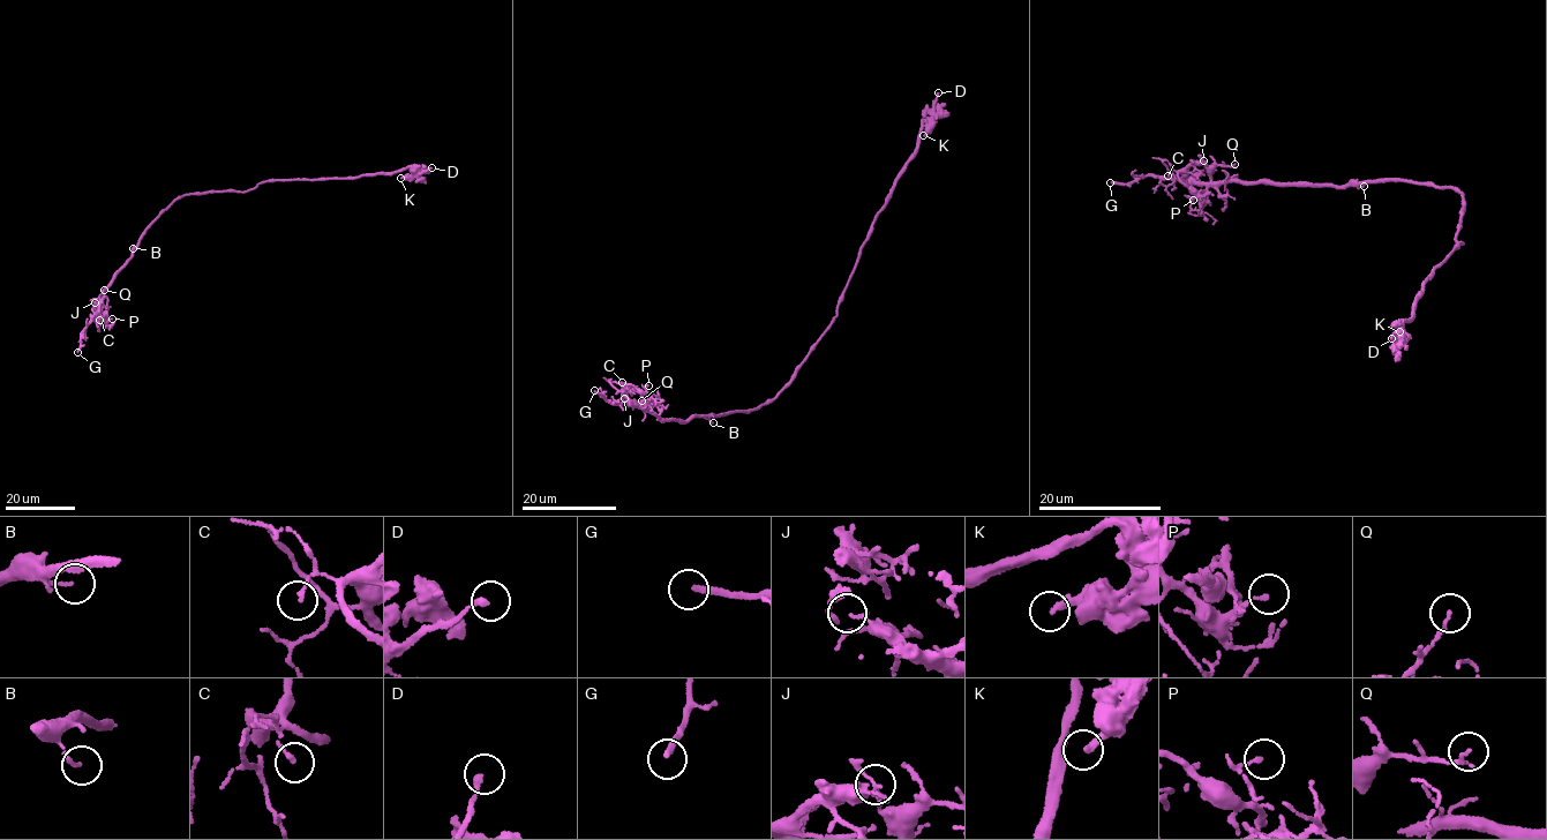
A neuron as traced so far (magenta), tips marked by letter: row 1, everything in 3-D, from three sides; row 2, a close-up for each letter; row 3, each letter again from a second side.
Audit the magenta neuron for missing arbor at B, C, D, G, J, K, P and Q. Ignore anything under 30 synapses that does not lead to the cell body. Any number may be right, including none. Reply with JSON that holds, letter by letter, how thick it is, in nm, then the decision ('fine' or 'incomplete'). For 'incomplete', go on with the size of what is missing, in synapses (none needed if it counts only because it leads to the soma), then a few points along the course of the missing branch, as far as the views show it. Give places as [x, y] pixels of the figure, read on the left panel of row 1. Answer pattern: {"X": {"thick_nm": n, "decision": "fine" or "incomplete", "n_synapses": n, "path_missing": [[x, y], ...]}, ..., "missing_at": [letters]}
{"B": {"thick_nm": 100, "decision": "fine"}, "C": {"thick_nm": 140, "decision": "fine"}, "D": {"thick_nm": 200, "decision": "fine"}, "G": {"thick_nm": 200, "decision": "incomplete", "path_missing": [[77, 352], [67, 358], [46, 355], [25, 351], [14, 342]]}, "J": {"thick_nm": 140, "decision": "fine"}, "K": {"thick_nm": 240, "decision": "fine"}, "P": {"thick_nm": 130, "decision": "fine"}, "Q": {"thick_nm": 140, "decision": "fine"}, "missing_at": ["G"]}

